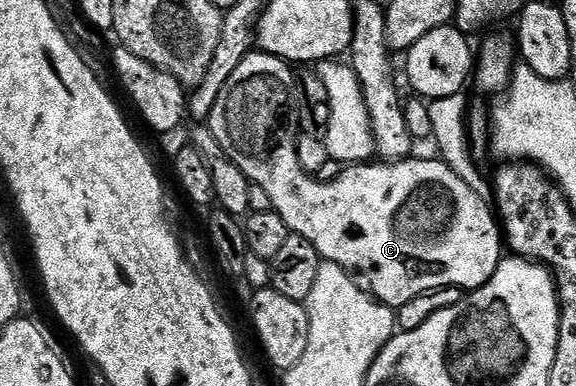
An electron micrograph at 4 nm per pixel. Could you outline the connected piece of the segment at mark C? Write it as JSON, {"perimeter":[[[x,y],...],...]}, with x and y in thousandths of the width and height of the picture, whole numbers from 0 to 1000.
{"perimeter":[[[451,132],[432,137],[429,153],[422,153],[422,163],[415,163],[415,174],[408,174],[408,184],[401,192],[401,205],[394,205],[387,236],[380,236],[380,256],[359,316],[359,332],[370,345],[370,358],[380,370],[384,389],[415,433],[415,443],[422,443],[422,453],[429,453],[438,477],[457,484],[457,495],[464,495],[464,516],[470,516],[474,549],[488,560],[491,578],[498,578],[502,601],[517,604],[526,619],[533,619],[533,630],[540,630],[540,640],[547,640],[547,650],[554,650],[554,661],[563,674],[601,697],[611,712],[615,733],[632,759],[677,795],[705,790],[714,785],[714,775],[736,759],[750,759],[755,749],[790,746],[802,754],[819,754],[833,738],[844,738],[854,723],[858,702],[863,699],[863,684],[870,679],[873,663],[872,585],[851,534],[849,541],[842,534],[839,521],[842,516],[825,492],[814,487],[807,466],[797,453],[790,453],[790,443],[783,443],[783,433],[774,427],[771,417],[764,412],[753,412],[753,417],[705,412],[653,422],[655,427],[648,427],[649,422],[613,422],[599,433],[594,448],[575,472],[554,472],[538,451],[530,448],[526,433],[519,433],[516,358],[523,329],[523,246],[516,238],[516,202],[510,181],[502,179],[507,179],[503,161],[490,158],[486,148],[477,142]]]}

